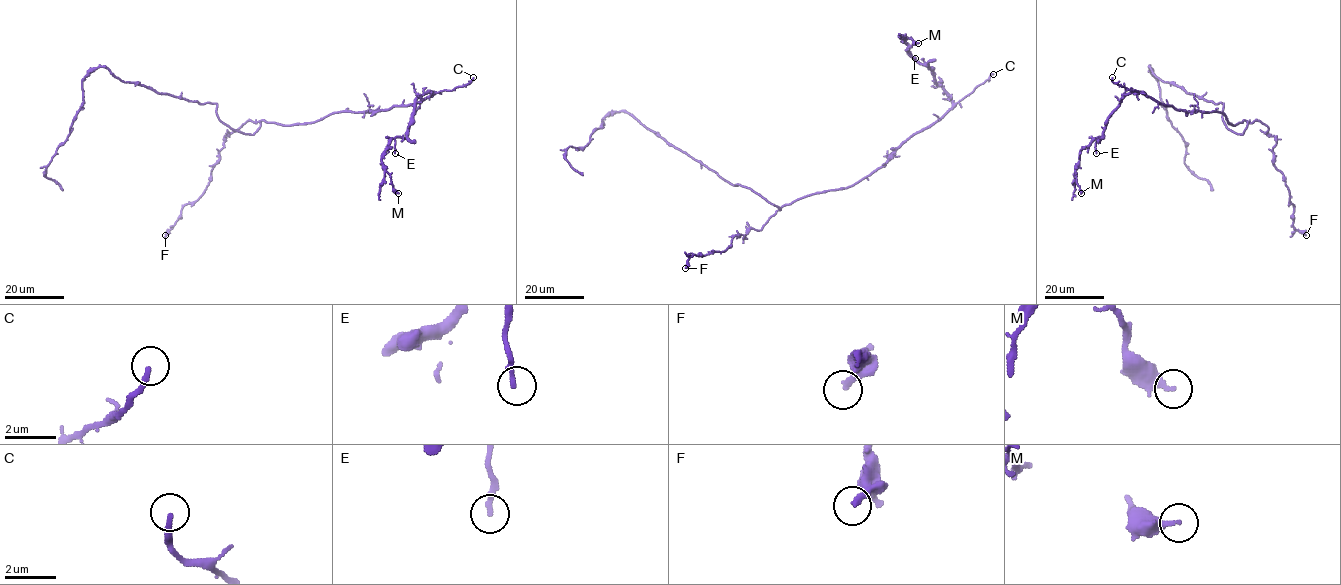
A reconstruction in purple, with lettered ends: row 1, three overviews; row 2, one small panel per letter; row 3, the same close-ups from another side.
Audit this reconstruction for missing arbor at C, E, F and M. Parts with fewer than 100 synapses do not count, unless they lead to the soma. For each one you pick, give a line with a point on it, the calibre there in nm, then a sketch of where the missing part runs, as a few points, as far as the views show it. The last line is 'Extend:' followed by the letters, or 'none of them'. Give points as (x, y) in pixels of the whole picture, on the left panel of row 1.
C: (473, 77) | 200 nm
Extend: C

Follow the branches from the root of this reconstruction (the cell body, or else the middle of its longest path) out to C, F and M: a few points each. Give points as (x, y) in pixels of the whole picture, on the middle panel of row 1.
C: (777, 207), (780, 209), (805, 196), (857, 183), (880, 168), (903, 143), (940, 120), (993, 74)
F: (777, 207), (780, 209), (760, 230), (751, 228), (744, 238), (736, 235), (725, 251), (693, 254), (685, 268)
M: (777, 207), (857, 183), (952, 107), (935, 74), (902, 40), (918, 43)

